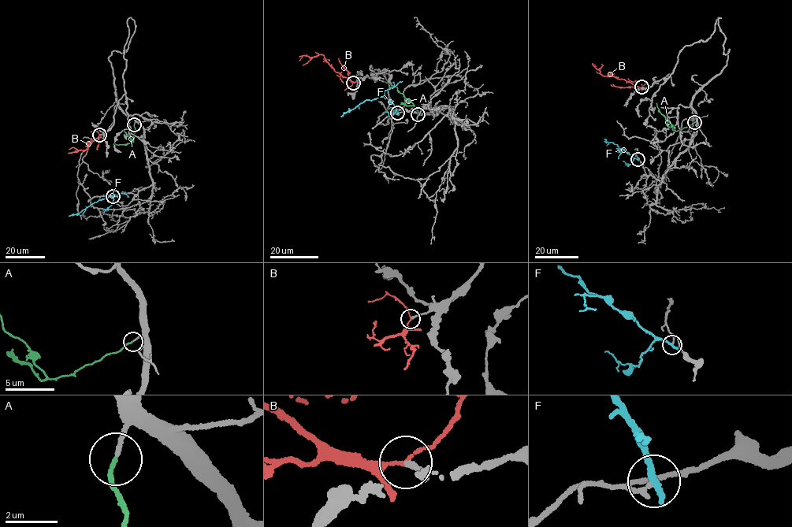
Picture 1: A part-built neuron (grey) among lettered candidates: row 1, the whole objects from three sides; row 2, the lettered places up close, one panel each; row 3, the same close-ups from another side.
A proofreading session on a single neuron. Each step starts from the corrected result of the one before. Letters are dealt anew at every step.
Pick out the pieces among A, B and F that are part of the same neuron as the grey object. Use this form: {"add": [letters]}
{"add": ["A"]}

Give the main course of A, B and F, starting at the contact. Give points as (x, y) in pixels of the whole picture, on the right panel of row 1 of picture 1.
A: (694, 122), (676, 131), (661, 113), (656, 102)
B: (641, 87), (611, 76), (604, 76), (594, 64)
F: (637, 159), (605, 139)

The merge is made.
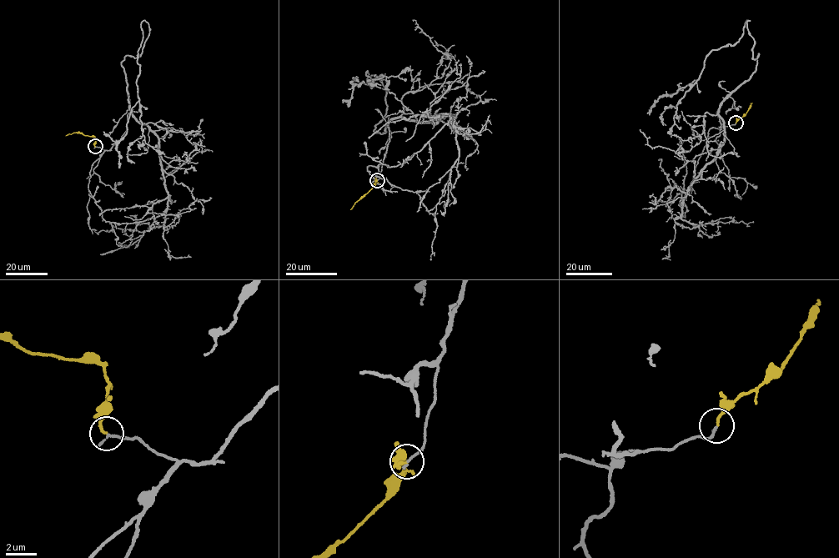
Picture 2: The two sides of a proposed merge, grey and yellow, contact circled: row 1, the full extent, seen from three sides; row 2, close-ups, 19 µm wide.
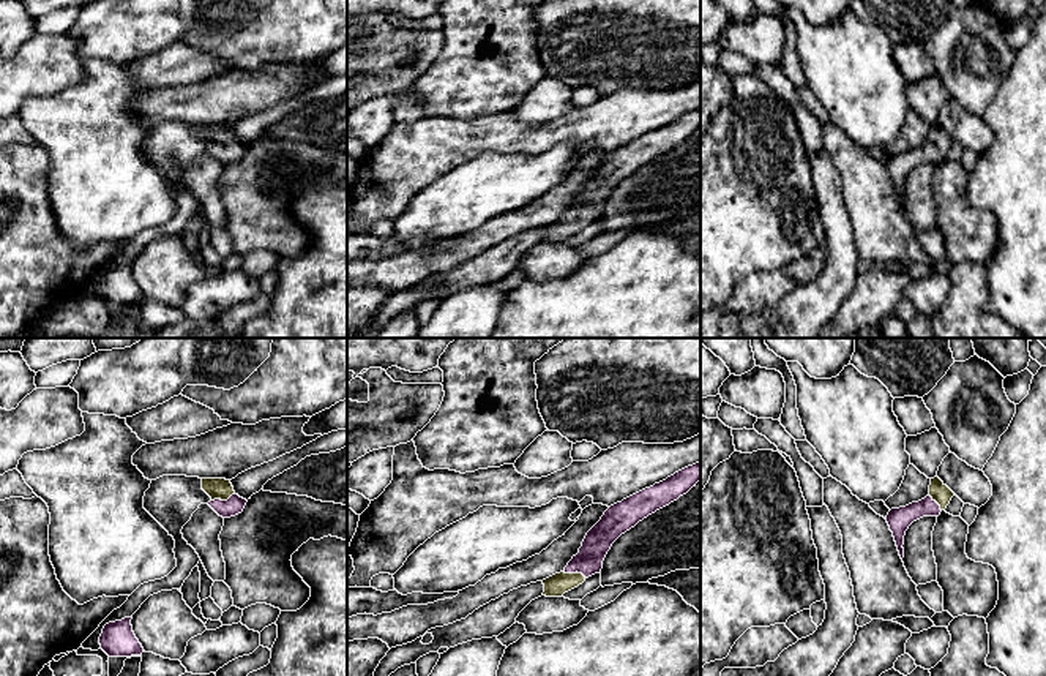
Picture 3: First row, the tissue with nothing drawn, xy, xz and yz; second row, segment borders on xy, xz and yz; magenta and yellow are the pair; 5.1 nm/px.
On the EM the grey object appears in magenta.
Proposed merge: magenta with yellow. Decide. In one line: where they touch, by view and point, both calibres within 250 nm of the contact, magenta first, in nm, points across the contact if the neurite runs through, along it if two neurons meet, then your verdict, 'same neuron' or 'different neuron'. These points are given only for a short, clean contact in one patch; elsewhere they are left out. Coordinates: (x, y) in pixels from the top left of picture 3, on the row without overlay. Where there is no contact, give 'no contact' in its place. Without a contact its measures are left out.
xy (223, 147) | 90/110 nm | across xy (235, 150), (223, 147), (216, 135) | same neuron

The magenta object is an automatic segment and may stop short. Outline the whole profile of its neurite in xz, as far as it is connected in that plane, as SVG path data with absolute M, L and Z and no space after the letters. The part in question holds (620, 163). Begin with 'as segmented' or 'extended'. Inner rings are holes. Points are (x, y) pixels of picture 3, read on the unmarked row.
extended; M700 107L666 126L645 134L622 148L611 152L601 166L587 178L579 199L563 218L543 226L546 243L562 243L600 220L612 190L639 167L686 141L700 126Z

